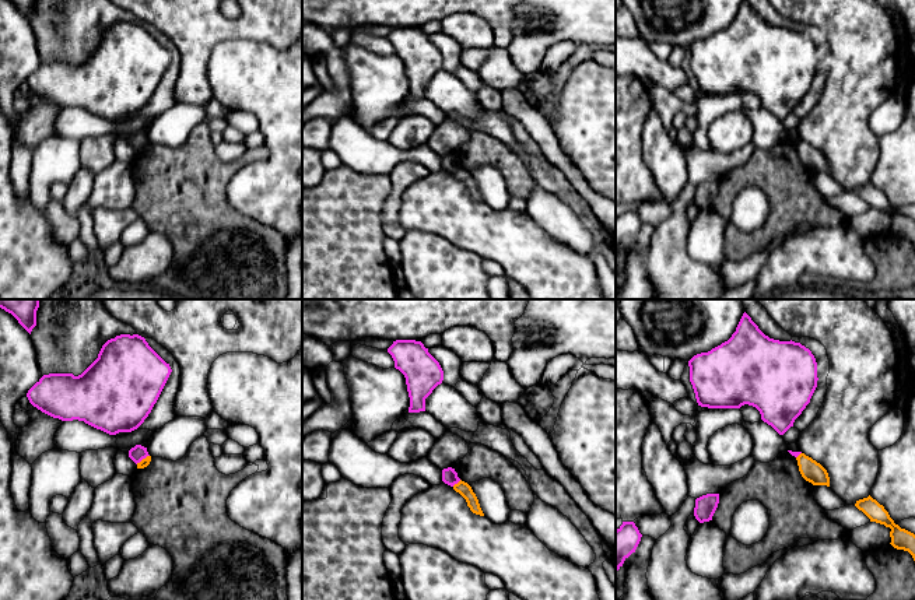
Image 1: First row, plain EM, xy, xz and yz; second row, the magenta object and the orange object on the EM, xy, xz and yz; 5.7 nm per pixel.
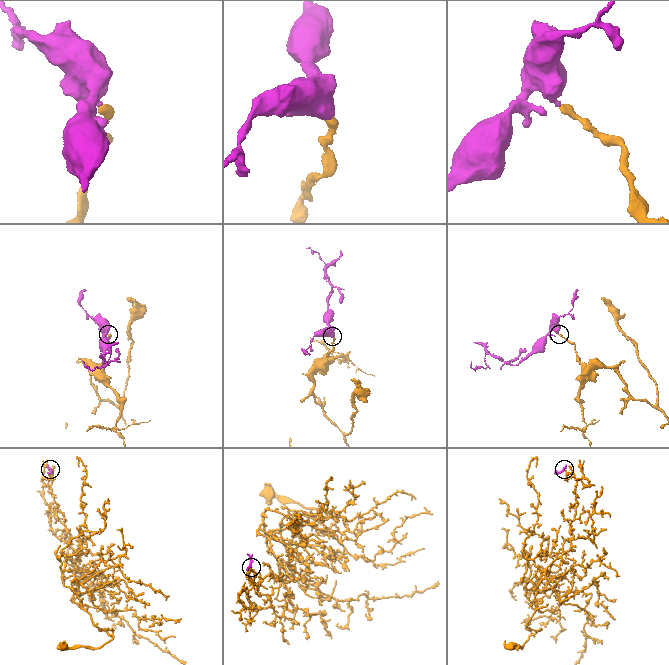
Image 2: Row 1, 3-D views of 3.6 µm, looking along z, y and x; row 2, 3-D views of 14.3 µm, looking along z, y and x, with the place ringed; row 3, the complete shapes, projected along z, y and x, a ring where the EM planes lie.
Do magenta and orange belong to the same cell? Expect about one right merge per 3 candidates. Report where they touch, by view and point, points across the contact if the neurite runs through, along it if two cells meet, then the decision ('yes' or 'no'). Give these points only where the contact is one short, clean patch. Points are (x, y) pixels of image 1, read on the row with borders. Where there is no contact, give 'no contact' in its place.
contact xz (456, 483); border xz (460, 480), (452, 486); no

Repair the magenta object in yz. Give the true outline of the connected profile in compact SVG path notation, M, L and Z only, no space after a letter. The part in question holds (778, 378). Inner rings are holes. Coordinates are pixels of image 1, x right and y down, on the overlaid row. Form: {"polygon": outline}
{"polygon": "M746 312L728 341L694 355L688 366L698 406L753 406L779 435L793 427L818 380L809 348L769 338Z"}

